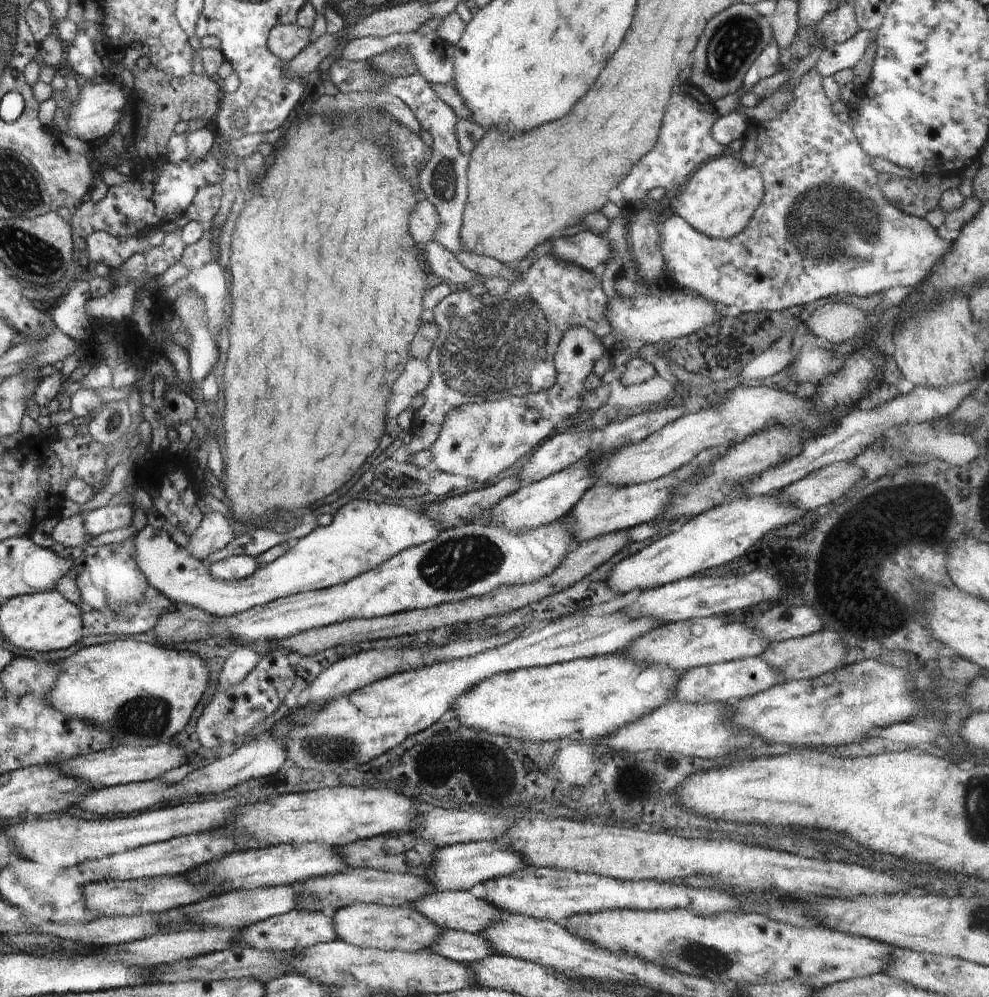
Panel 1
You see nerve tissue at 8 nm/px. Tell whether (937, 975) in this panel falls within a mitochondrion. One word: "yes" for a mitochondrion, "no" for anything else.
no

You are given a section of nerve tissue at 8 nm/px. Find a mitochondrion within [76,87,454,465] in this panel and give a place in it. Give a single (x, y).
(114, 420)

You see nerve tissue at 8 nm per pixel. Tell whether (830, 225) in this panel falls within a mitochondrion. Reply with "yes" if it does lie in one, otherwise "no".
yes

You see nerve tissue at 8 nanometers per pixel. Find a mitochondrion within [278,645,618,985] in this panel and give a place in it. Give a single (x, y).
(338, 749)

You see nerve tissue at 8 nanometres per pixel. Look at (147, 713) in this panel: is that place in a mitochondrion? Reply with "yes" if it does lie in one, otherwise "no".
yes

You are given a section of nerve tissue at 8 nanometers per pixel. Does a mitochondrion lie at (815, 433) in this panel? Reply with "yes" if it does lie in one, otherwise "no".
no

